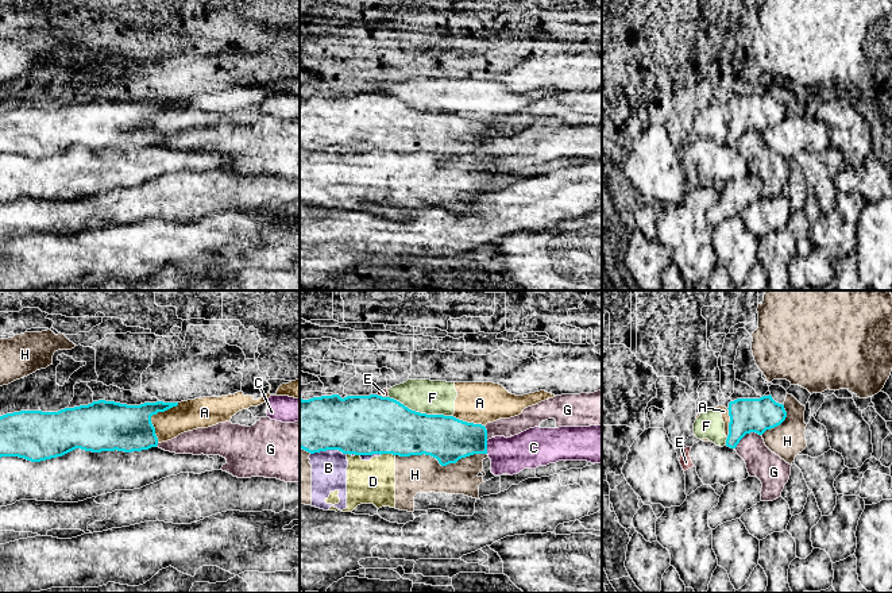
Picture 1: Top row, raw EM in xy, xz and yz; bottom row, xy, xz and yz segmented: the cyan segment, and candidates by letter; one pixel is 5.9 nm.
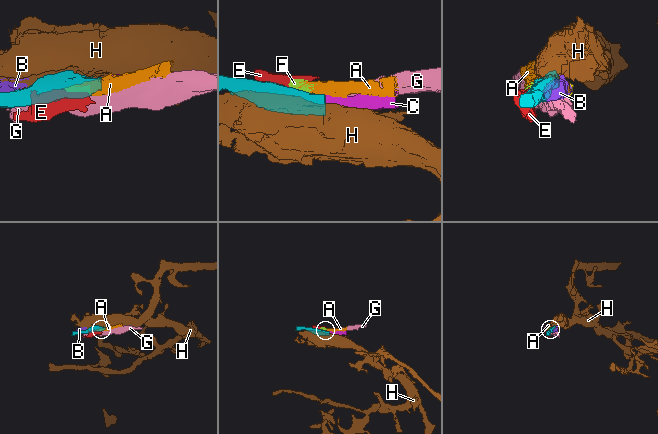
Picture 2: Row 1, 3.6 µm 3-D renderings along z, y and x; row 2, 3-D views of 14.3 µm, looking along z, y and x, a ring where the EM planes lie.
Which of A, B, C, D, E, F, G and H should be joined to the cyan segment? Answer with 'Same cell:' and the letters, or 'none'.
Same cell: C

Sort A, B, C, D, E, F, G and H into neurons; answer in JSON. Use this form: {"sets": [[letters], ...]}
{"sets": [["A", "E", "F"], ["B", "D"], ["C"], ["G"], ["H"]]}

